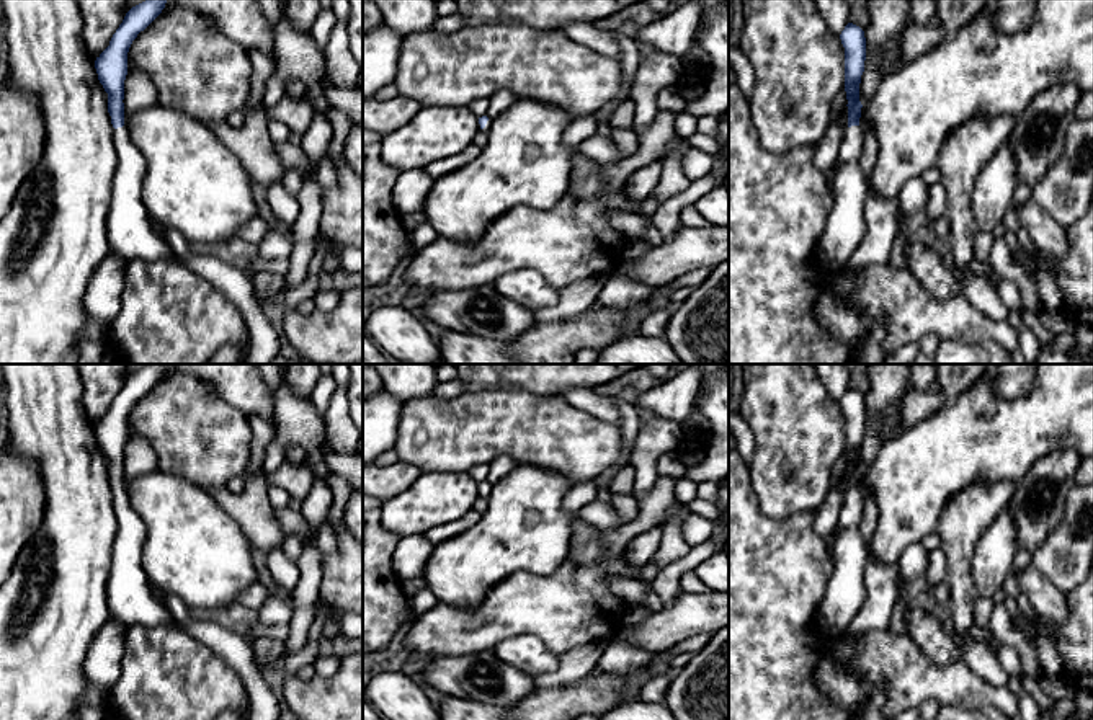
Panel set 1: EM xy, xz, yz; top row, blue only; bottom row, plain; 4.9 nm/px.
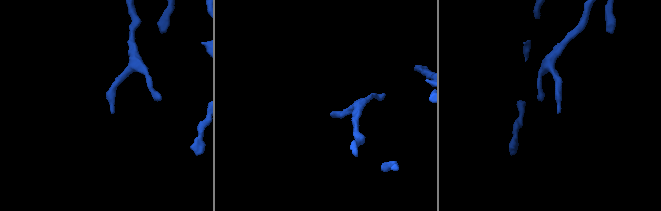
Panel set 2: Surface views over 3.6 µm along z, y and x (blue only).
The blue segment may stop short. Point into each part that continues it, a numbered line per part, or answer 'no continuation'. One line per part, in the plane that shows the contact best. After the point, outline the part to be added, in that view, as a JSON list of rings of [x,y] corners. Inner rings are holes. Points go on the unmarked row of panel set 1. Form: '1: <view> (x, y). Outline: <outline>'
1: yz (843, 598). Outline: [[[861,491],[846,493],[832,544],[833,573],[820,604],[820,619],[828,637],[843,637],[864,602],[869,547],[859,531],[861,518]]]

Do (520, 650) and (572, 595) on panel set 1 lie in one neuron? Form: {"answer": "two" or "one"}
{"answer": "two"}

